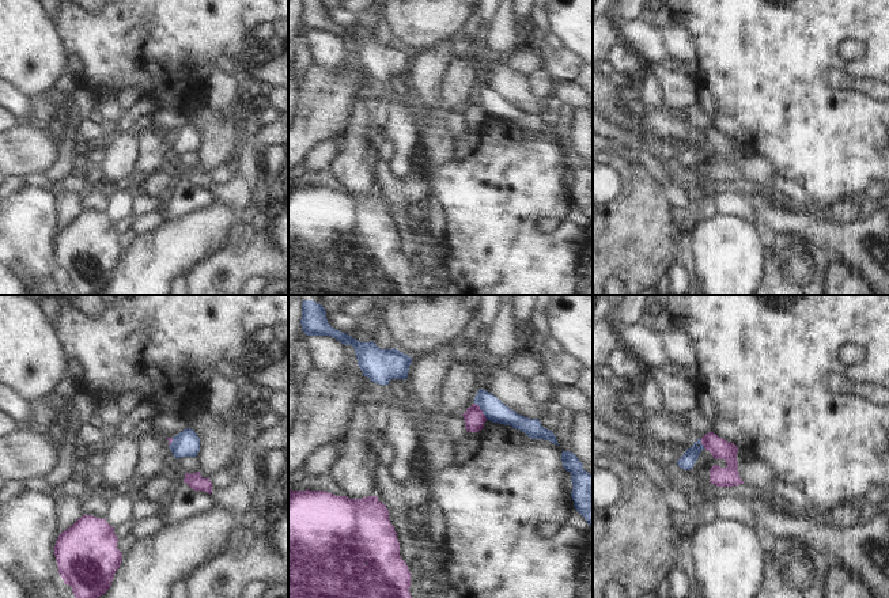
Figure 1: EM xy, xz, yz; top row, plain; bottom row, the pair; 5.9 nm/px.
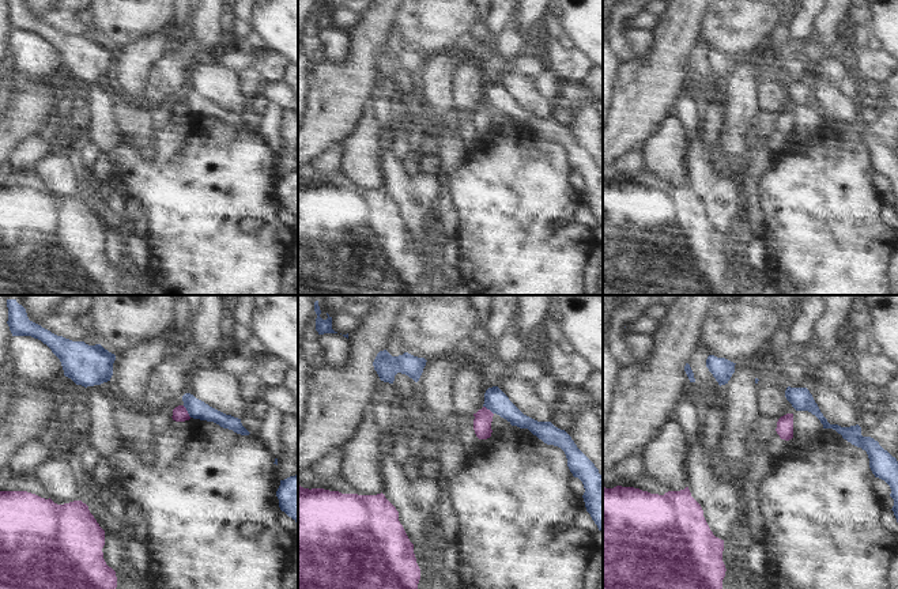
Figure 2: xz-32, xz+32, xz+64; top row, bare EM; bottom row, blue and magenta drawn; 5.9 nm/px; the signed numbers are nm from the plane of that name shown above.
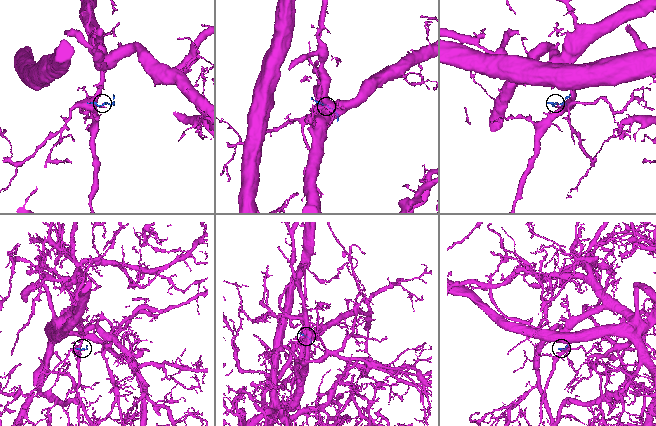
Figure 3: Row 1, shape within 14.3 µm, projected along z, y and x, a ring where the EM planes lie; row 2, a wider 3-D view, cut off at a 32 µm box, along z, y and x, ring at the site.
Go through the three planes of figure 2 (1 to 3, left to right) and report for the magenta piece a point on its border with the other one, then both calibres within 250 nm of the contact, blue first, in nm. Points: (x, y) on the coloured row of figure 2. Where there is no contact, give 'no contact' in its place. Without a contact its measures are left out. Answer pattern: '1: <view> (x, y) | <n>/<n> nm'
1: xz-32 (187, 410) | 120/90 nm
2: xz+32 (489, 408) | 140/110 nm
3: no contact

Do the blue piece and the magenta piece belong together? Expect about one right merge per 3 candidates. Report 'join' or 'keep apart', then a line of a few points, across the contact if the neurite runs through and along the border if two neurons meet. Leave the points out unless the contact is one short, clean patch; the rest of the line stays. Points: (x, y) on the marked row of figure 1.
keep apart | xz (475, 402), (487, 419)

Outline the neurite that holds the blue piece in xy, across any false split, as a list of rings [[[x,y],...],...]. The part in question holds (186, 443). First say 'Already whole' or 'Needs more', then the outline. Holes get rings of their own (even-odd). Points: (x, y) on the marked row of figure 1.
Already whole. [[[186,428],[173,438],[169,448],[177,459],[182,457],[197,457],[200,451],[200,438],[193,429]]]

